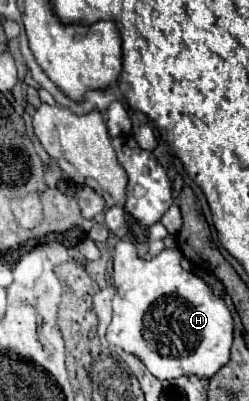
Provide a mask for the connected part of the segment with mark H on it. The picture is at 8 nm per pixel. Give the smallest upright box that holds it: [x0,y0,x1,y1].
[107,239,233,379]

